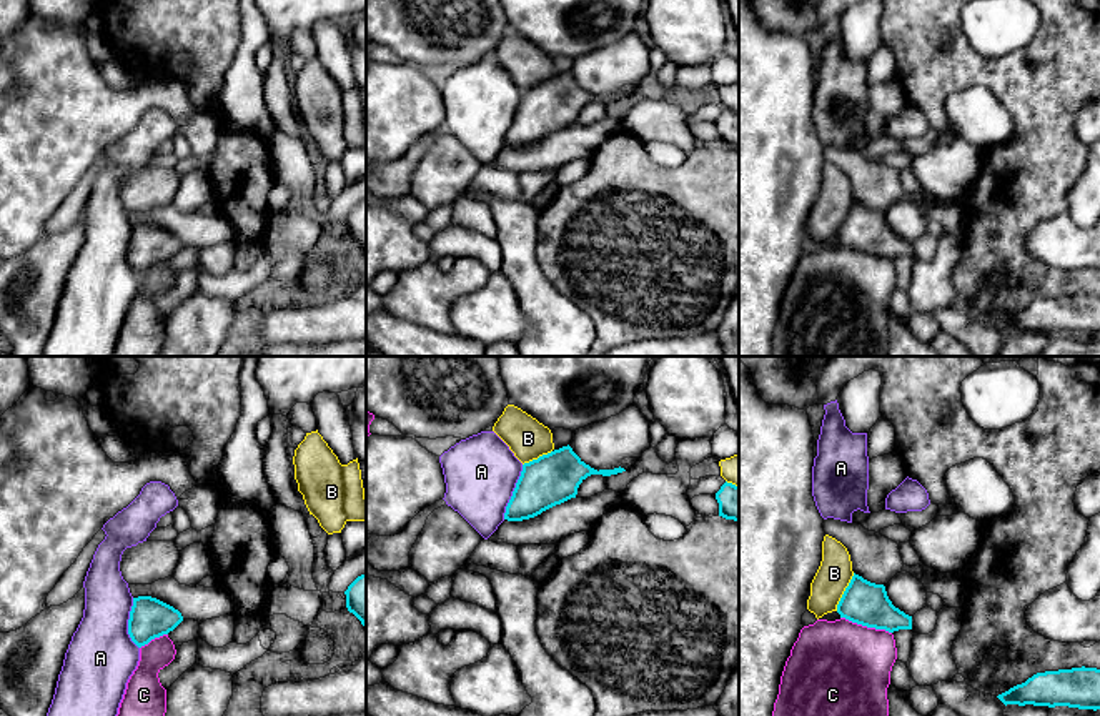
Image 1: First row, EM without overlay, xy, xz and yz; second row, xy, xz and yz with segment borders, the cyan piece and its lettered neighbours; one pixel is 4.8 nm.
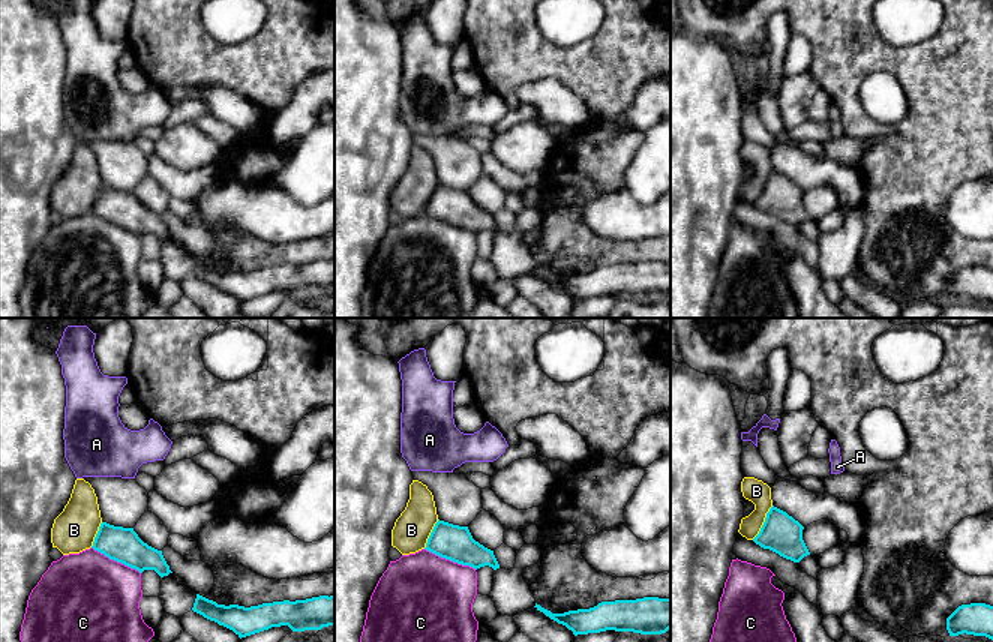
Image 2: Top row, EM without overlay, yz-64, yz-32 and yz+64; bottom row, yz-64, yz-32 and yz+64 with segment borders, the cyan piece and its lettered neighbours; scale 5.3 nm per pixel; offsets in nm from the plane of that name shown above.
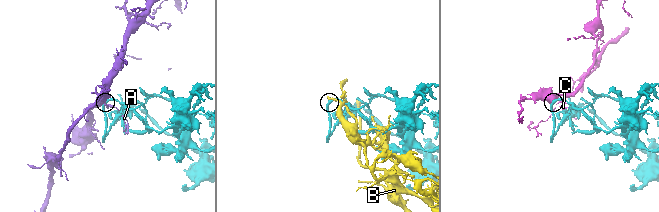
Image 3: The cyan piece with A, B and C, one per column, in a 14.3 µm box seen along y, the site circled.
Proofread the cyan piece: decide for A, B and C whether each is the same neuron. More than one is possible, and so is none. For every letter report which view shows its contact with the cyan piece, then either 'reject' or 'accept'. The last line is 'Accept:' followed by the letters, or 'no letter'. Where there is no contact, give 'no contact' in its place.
A: xz | reject
B: yz | reject
C: yz | reject
Accept: no letter

